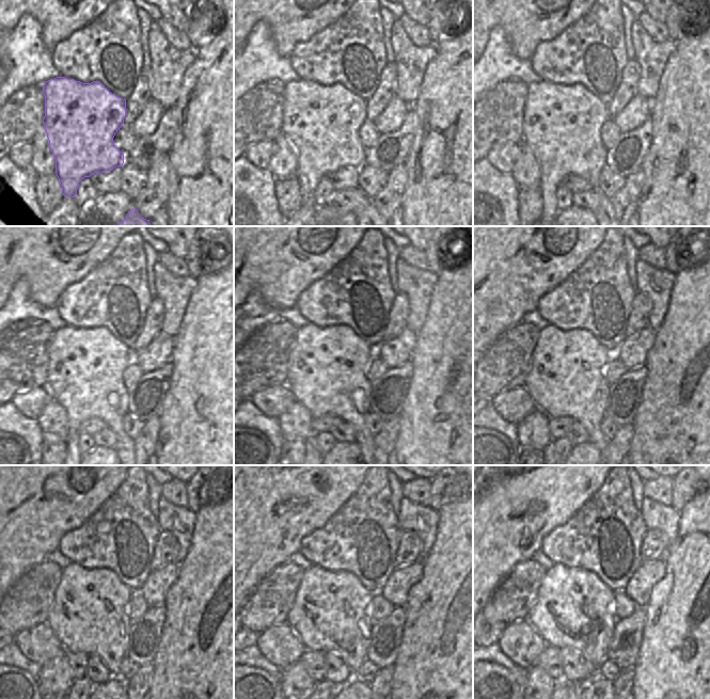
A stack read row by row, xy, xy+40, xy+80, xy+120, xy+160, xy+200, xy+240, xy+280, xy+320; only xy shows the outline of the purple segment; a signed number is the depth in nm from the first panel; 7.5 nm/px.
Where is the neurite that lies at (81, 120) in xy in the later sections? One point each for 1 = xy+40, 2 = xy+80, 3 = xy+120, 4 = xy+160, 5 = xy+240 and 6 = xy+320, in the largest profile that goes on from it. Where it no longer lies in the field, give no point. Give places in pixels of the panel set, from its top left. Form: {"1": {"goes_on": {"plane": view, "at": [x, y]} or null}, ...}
{"1": {"goes_on": {"plane": "xy+40", "at": [321, 123]}}, "2": {"goes_on": {"plane": "xy+80", "at": [562, 124]}}, "3": {"goes_on": {"plane": "xy+120", "at": [84, 375]}}, "4": {"goes_on": {"plane": "xy+160", "at": [327, 365]}}, "5": {"goes_on": {"plane": "xy+240", "at": [89, 615]}}, "6": {"goes_on": {"plane": "xy+320", "at": [573, 608]}}}

